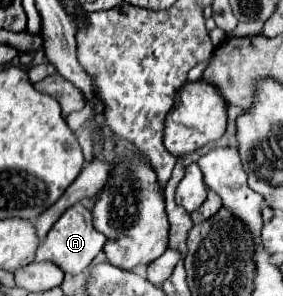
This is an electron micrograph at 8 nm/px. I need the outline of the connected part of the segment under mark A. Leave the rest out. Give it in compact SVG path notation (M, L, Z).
M76 203L70 209L66 209L64 215L54 223L54 227L46 235L44 243L36 251L36 261L52 261L64 273L76 275L76 273L82 273L88 269L92 259L102 251L104 243L106 243L106 237L94 229L90 211L82 203Z

